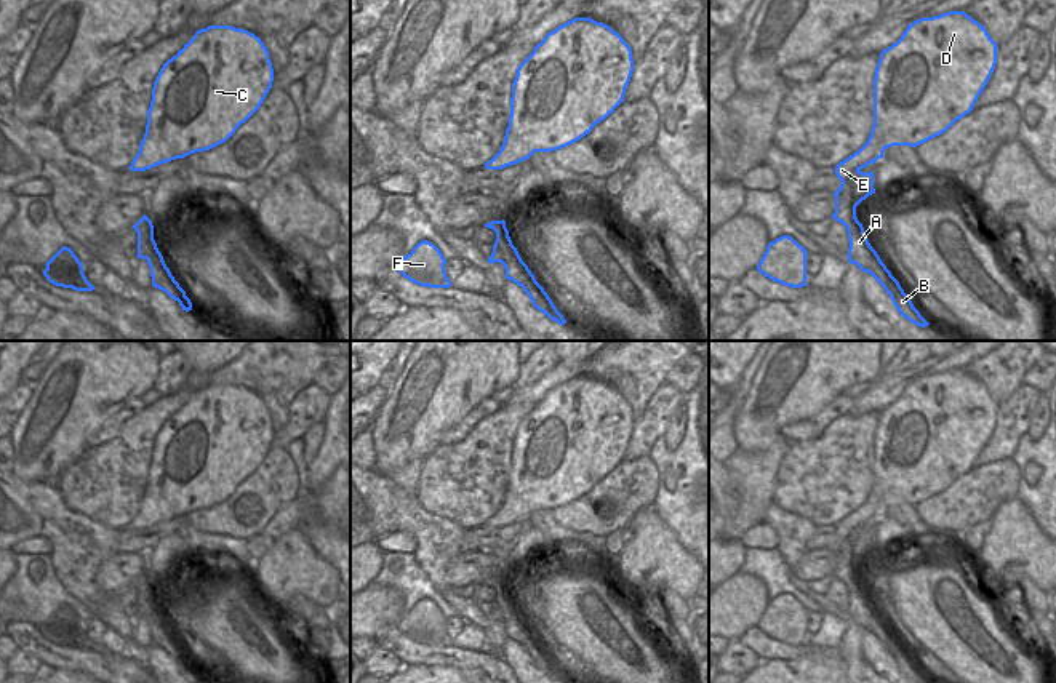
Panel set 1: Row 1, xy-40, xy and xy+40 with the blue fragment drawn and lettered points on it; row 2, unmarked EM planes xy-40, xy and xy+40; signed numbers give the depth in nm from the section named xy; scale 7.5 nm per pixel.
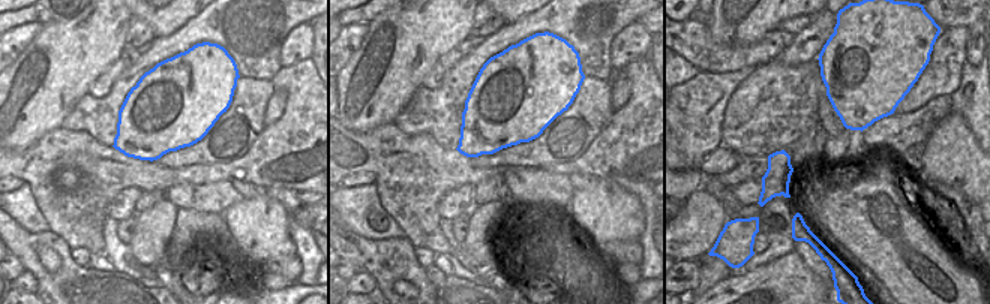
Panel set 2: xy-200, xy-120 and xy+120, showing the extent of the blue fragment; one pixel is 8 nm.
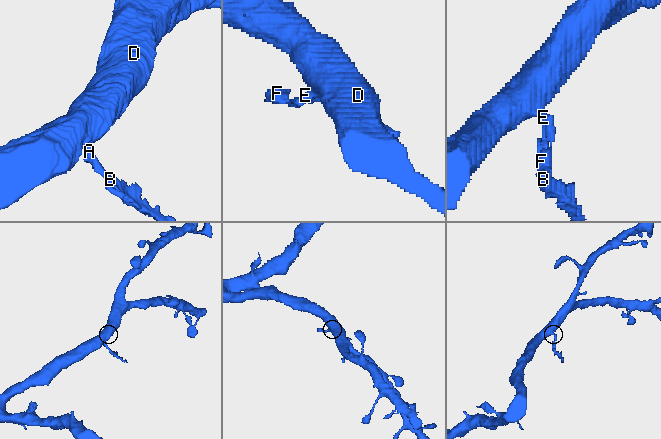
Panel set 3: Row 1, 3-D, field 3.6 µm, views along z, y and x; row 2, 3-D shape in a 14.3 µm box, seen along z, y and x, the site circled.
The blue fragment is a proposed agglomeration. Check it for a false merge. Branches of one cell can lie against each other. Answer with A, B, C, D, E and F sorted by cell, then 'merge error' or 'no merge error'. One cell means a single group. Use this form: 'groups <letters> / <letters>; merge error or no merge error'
groups A B / C D E F; merge error

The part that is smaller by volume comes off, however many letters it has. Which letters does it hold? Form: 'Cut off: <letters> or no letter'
Cut off: A, B

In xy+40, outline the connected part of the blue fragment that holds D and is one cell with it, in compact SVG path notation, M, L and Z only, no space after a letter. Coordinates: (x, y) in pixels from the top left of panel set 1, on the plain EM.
M949 369L933 376L920 376L907 384L901 397L880 411L874 435L874 485L867 501L835 525L842 539L835 555L832 576L845 585L853 584L856 565L875 552L874 531L861 528L893 504L917 505L942 491L970 472L986 446L995 422L997 401L982 382L965 369Z

